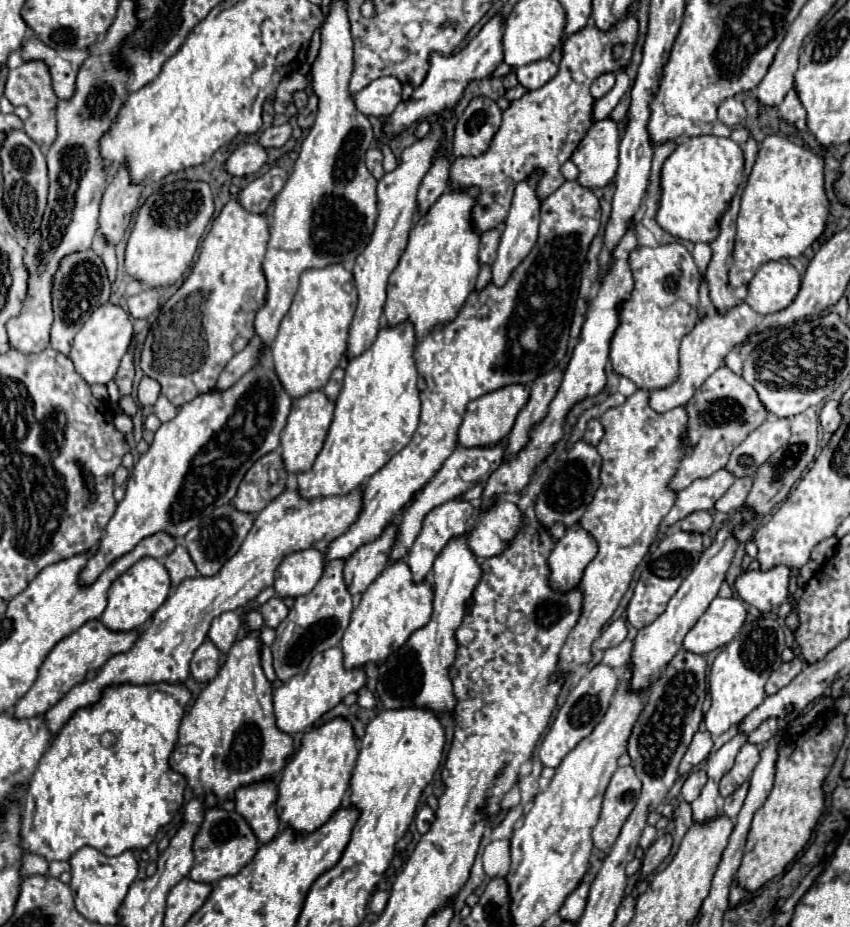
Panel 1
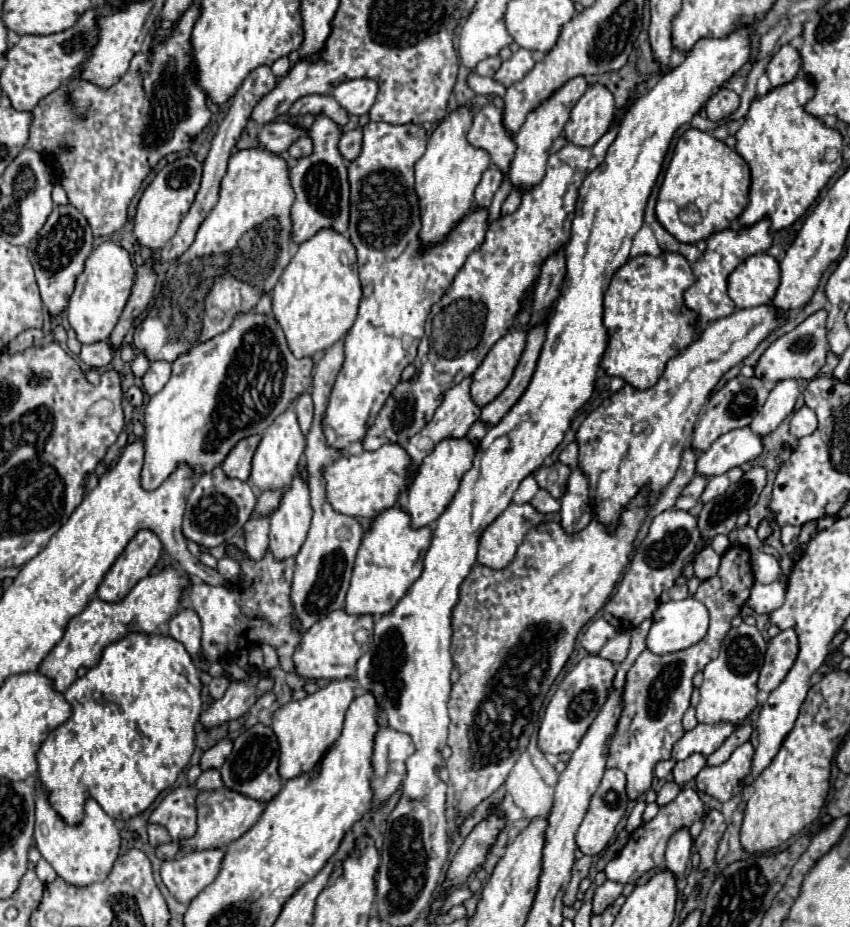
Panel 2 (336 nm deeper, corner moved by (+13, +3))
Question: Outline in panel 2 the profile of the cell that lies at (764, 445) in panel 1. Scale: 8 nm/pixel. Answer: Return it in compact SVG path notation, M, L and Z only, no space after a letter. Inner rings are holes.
M785 379L779 381L773 391L767 397L767 403L763 405L763 409L757 413L757 417L751 421L751 429L753 433L757 433L757 437L767 437L769 433L773 433L781 421L793 411L795 401L799 395L799 385L793 379Z

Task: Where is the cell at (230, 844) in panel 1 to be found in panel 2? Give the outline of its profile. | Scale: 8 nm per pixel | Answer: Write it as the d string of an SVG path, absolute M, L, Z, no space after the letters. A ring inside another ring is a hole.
M225 787L215 791L203 791L197 795L197 831L193 837L181 841L181 849L223 849L227 847L227 843L239 839L245 831L249 831L261 813L263 805L249 797L243 797L241 793L229 791Z

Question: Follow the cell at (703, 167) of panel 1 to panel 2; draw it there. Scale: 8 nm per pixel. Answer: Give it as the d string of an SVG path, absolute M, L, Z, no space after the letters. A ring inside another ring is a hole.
M687 129L675 149L671 163L665 171L665 179L657 199L657 219L665 225L665 231L673 233L681 243L697 243L713 233L729 229L735 219L743 213L747 205L749 191L749 165L745 159L723 141L715 139L711 133L699 129ZM695 207L699 213L697 221L685 221L681 217L683 209Z

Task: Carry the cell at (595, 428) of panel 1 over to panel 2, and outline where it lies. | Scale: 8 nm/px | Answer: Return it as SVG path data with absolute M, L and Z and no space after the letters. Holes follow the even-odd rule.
M575 441L569 443L569 445L559 453L559 461L565 463L565 465L569 465L571 469L575 469L575 465L577 465L577 443L575 443Z

